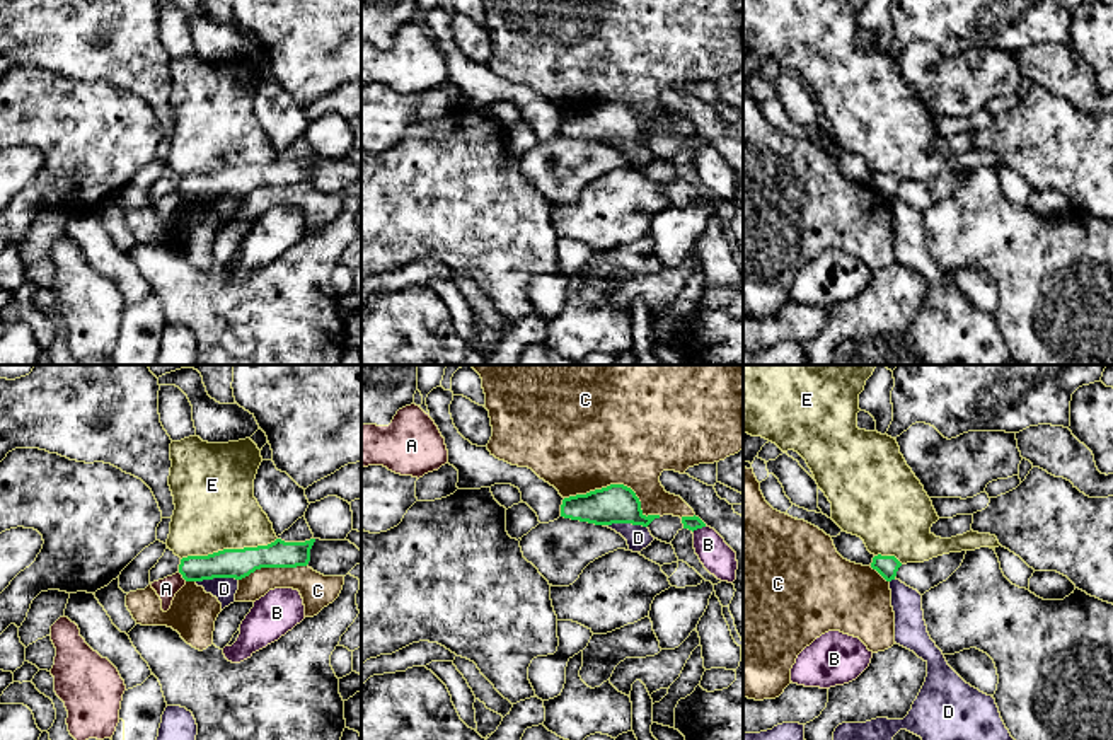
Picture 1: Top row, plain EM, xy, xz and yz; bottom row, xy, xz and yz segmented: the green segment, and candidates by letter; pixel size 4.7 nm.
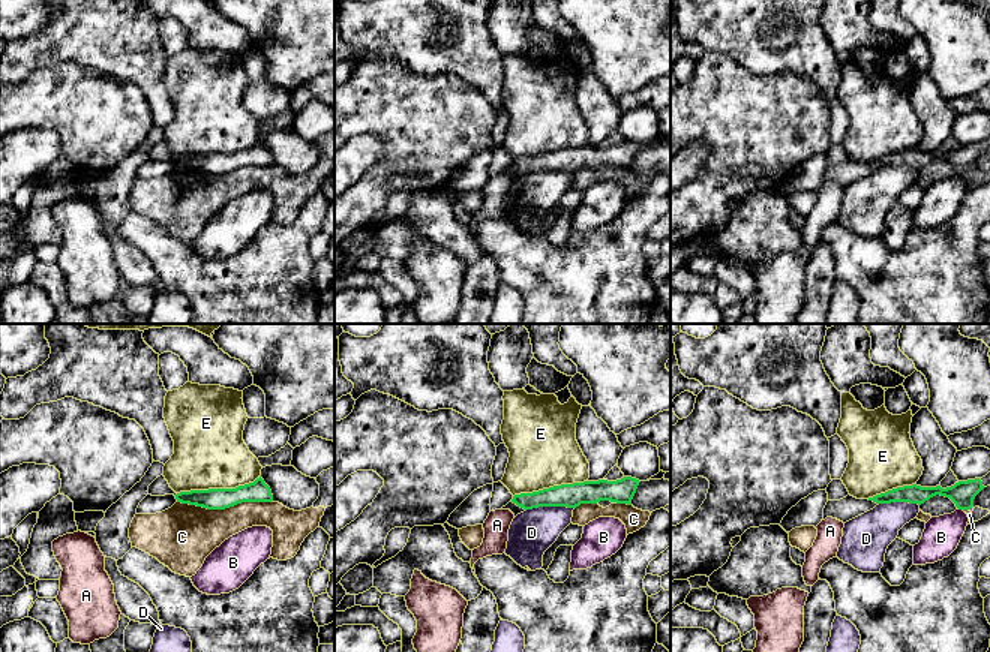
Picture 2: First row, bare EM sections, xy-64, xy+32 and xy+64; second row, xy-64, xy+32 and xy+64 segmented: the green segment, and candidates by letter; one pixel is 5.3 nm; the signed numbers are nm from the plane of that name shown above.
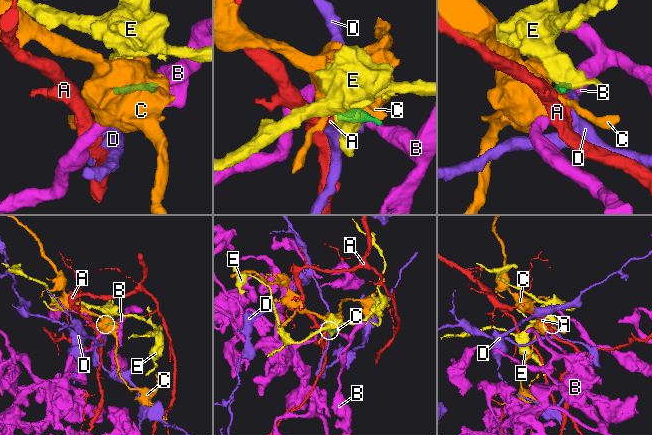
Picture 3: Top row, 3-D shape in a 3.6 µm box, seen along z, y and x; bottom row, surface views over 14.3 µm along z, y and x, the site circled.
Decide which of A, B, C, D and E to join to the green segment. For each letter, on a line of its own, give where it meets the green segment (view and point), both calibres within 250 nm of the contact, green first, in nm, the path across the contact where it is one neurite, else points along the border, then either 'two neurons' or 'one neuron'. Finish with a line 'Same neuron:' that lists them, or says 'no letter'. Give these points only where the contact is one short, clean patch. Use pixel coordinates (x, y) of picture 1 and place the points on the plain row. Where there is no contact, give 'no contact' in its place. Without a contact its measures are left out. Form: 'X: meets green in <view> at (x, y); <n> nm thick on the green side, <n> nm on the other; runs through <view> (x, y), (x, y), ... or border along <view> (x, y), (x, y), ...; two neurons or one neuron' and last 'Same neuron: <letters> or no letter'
A: meets green in xy at (183, 195); 140 nm thick on the green side, 100 nm on the other; border along xy (179, 190), (186, 198); two neurons
B: meets green in xz at (699, 145); 70 nm thick on the green side, 160 nm on the other; border along xz (706, 144), (692, 150); two neurons
C: meets green in xz at (617, 103); 190 nm thick on the green side, 480 nm on the other; two neurons
D: meets green in xz at (626, 140); 190 nm thick on the green side, 120 nm on the other; border along xz (604, 142), (641, 142), (646, 145); two neurons
E: meets green in xy at (229, 167); 140 nm thick on the green side, 380 nm on the other; border along xy (276, 156), (266, 162), (224, 166), (181, 178); two neurons
Same neuron: no letter

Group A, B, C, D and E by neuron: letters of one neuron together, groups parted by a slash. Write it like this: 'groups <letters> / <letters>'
groups A / B / C / D / E

